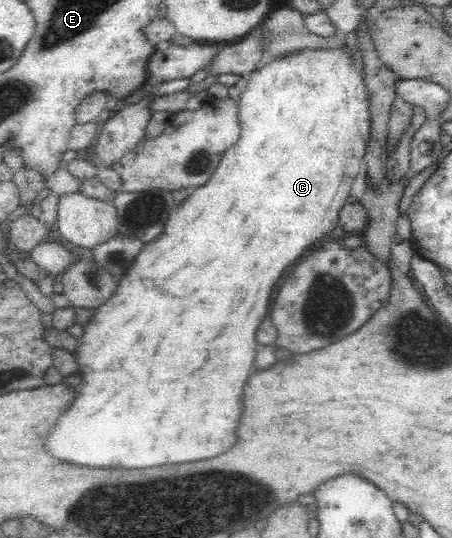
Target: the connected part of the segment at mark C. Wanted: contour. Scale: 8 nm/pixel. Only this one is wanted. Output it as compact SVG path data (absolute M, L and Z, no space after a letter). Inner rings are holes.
M349 46L338 49L303 49L278 57L274 62L252 70L241 87L243 92L238 102L239 140L225 150L211 178L203 186L191 189L189 196L171 212L164 232L155 241L143 245L141 252L121 276L111 298L95 308L91 320L83 325L83 334L77 339L77 348L72 353L79 365L76 374L82 376L81 384L75 388L77 398L71 402L71 408L55 422L47 438L49 452L59 460L93 468L151 468L159 464L215 458L237 442L235 426L244 407L241 402L242 386L254 367L253 360L258 345L255 330L268 316L271 292L275 290L279 276L283 276L283 272L293 266L295 260L299 260L305 250L309 250L309 246L321 242L321 238L336 228L339 210L345 206L353 180L359 174L371 130L369 92L363 81L363 68L357 67L355 55L351 53Z

